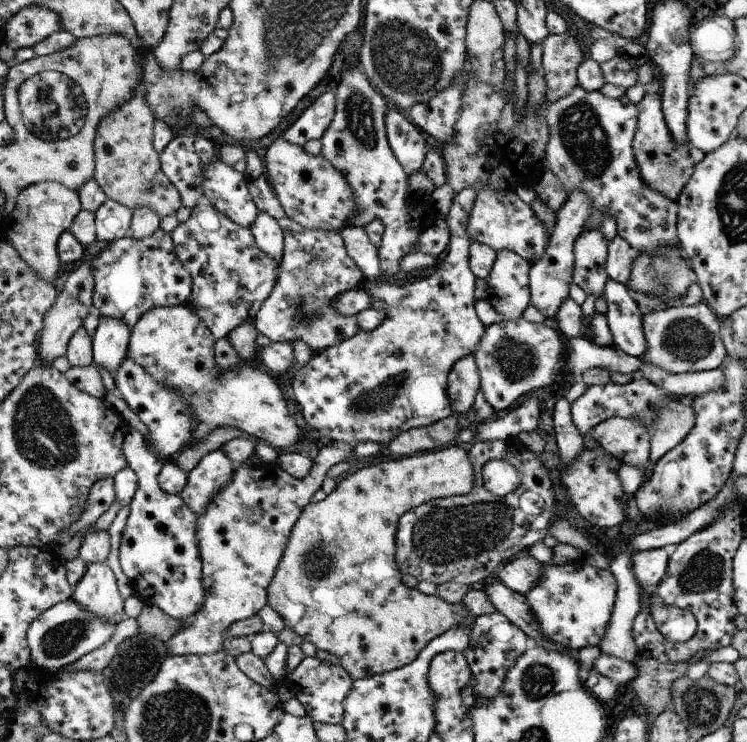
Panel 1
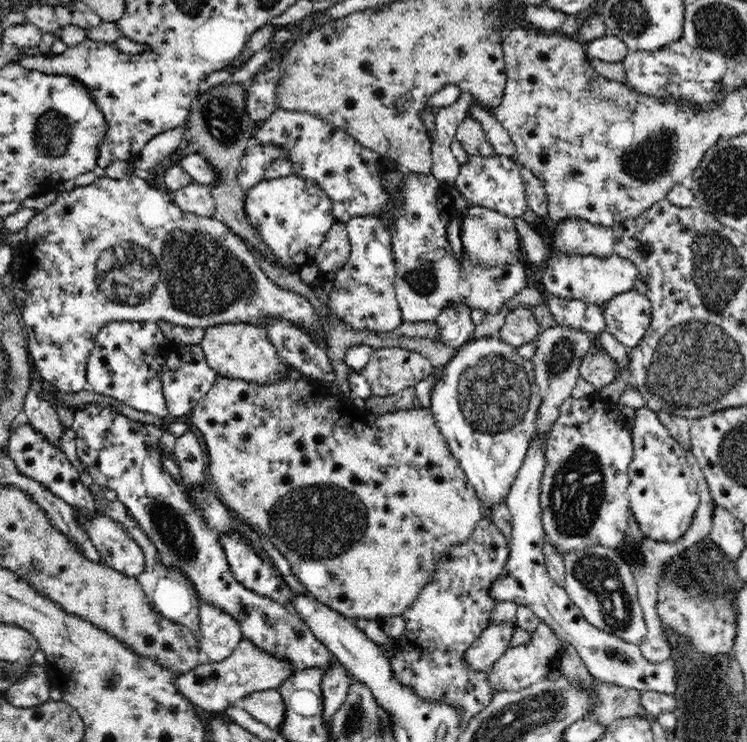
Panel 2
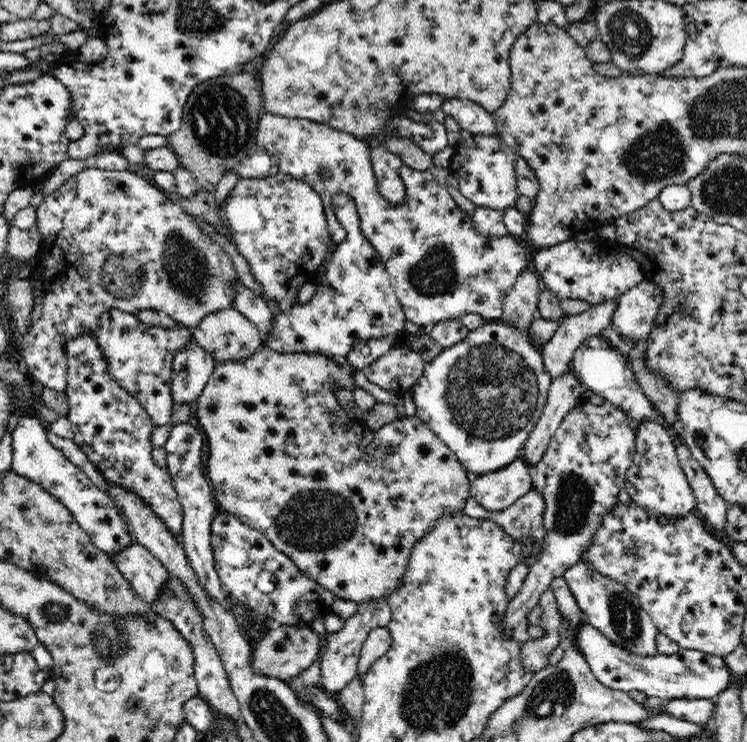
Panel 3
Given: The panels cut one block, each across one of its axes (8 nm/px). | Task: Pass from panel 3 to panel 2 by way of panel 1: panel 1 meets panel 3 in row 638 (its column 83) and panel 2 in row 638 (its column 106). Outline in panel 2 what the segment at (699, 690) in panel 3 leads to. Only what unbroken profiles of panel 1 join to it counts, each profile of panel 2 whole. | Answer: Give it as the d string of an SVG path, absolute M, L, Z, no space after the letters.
M538 434L528 446L526 458L512 482L512 488L508 492L506 504L512 514L512 544L510 544L510 562L504 568L502 576L494 582L492 594L500 602L516 602L516 606L530 608L566 646L572 646L584 666L588 668L590 676L598 680L598 684L612 684L618 688L628 688L636 692L660 692L672 696L676 692L676 680L682 680L682 670L676 670L678 660L668 658L666 662L646 662L646 656L642 656L640 646L628 644L620 640L618 636L606 634L582 616L578 606L570 600L568 592L558 586L546 568L546 556L544 556L544 544L546 544L546 530L542 522L542 506L540 506L540 494L542 494L542 474L546 470L546 440L548 434Z

